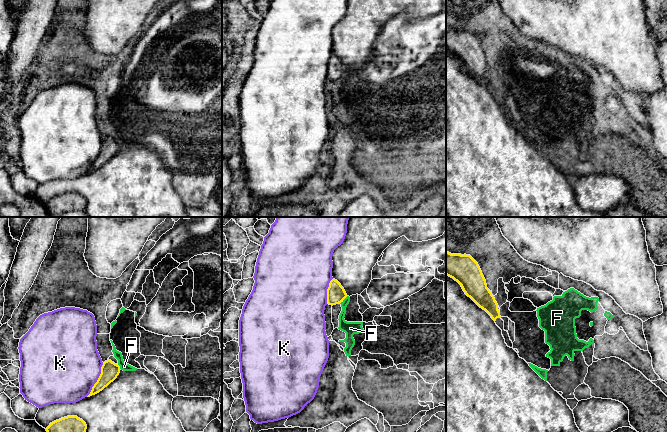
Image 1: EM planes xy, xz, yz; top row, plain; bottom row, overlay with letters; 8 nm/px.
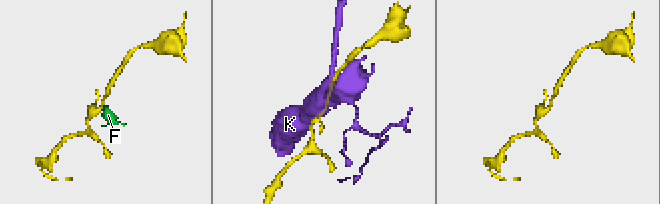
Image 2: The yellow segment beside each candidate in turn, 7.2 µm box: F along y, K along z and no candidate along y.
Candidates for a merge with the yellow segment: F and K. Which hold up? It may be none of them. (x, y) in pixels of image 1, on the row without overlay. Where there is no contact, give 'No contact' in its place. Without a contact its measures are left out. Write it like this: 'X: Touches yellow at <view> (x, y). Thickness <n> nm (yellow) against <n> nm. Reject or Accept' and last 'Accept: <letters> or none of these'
F: Touches yellow at xz (343, 75). Thickness 150 nm (yellow) against 110 nm. Reject
K: Touches yellow at xy (97, 156). Thickness 140 nm (yellow) against 480 nm. Reject
Accept: none of these

